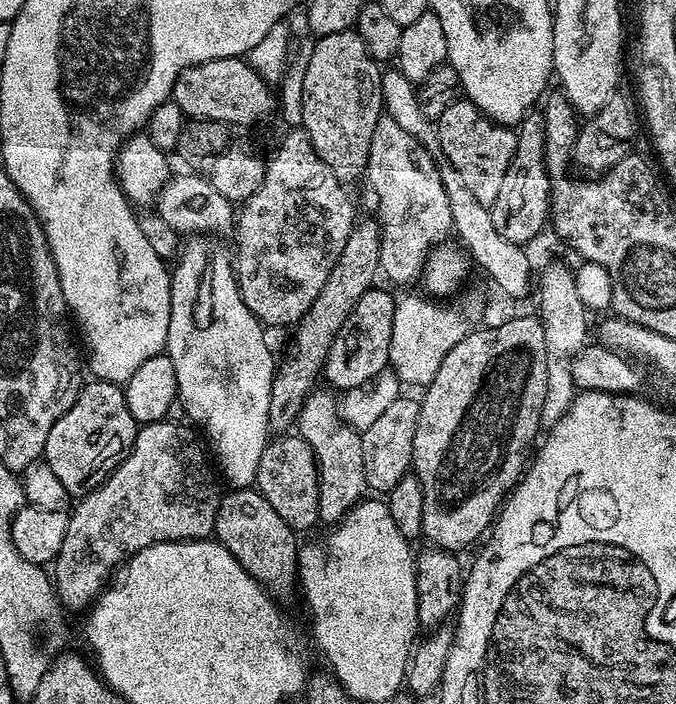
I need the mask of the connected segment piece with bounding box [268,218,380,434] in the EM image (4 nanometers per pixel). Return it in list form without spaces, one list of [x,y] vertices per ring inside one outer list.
[[[360,218],[353,224],[350,238],[346,238],[346,246],[342,246],[342,254],[338,254],[338,262],[334,262],[334,270],[330,270],[330,278],[326,278],[326,286],[322,286],[308,312],[295,325],[288,357],[279,361],[272,380],[268,427],[273,433],[287,433],[295,425],[306,398],[317,387],[316,379],[321,379],[334,338],[338,338],[346,318],[352,315],[354,306],[358,306],[358,298],[373,287],[375,280],[372,279],[380,272],[380,221],[371,219]]]

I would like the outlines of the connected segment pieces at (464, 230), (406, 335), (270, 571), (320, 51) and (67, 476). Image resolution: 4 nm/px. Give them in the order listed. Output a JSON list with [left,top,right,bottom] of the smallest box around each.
[[440,166,533,296],[388,293,484,386],[214,487,298,597],[302,30,385,182],[42,378,138,498]]

